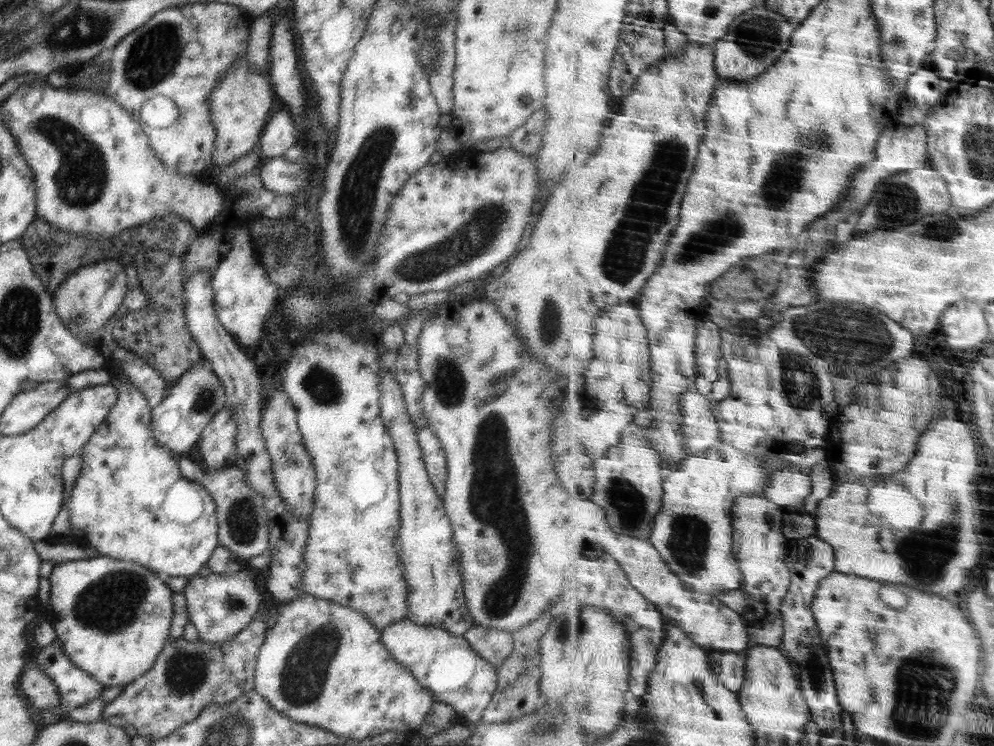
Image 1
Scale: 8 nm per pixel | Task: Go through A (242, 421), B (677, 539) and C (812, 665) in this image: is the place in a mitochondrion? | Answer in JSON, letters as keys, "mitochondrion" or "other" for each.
{"A":"other","B":"mitochondrion","C":"mitochondrion"}

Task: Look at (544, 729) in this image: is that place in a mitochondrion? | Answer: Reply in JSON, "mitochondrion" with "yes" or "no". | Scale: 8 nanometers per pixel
{"mitochondrion":"yes"}

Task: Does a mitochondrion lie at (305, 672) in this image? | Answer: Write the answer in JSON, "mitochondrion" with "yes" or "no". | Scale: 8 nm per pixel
{"mitochondrion":"yes"}

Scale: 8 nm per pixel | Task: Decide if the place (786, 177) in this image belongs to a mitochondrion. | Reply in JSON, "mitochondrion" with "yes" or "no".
{"mitochondrion":"yes"}

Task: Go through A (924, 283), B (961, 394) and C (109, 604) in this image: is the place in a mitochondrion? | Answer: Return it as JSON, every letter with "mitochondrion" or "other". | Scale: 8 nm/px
{"A":"other","B":"other","C":"mitochondrion"}

